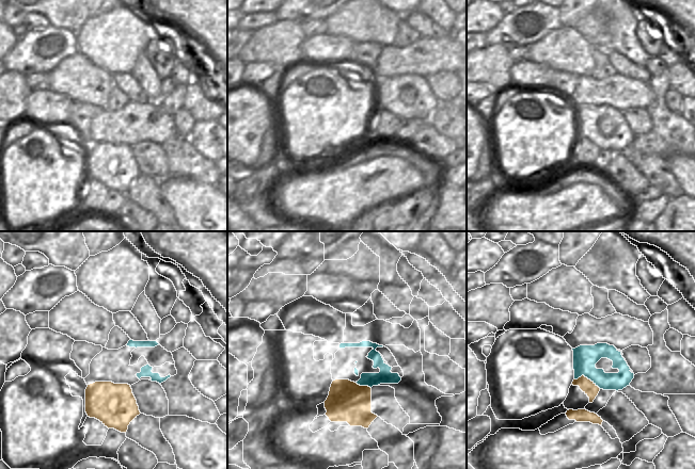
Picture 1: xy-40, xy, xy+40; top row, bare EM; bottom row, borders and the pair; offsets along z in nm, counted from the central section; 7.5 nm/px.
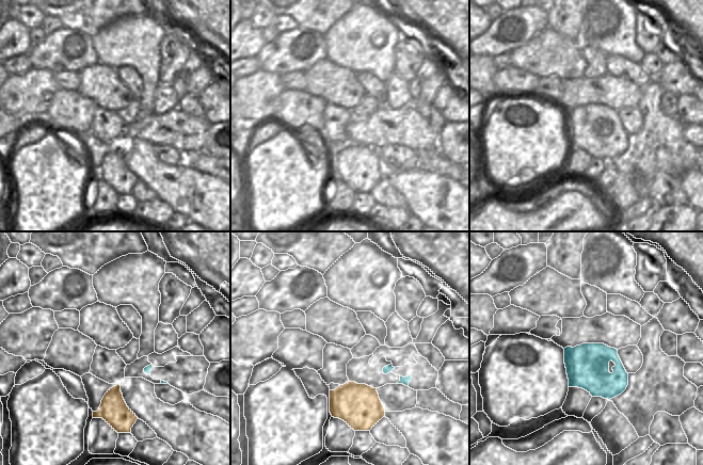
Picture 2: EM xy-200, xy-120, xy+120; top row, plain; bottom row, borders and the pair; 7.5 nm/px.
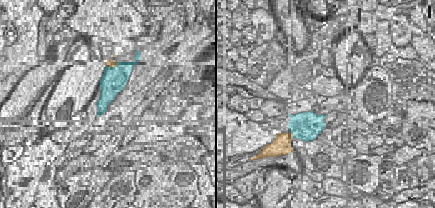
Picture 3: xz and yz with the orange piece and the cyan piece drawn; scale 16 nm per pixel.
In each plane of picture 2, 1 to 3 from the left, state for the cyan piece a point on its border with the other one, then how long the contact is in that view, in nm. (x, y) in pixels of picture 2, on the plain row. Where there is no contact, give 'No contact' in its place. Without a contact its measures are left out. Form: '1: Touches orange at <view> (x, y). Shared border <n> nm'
1: No contact
2: No contact
3: No contact.

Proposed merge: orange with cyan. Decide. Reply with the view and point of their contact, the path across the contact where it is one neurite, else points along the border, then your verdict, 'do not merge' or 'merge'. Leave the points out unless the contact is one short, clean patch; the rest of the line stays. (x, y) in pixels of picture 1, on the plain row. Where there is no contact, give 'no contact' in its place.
contact xy+40 (586, 139); merge

